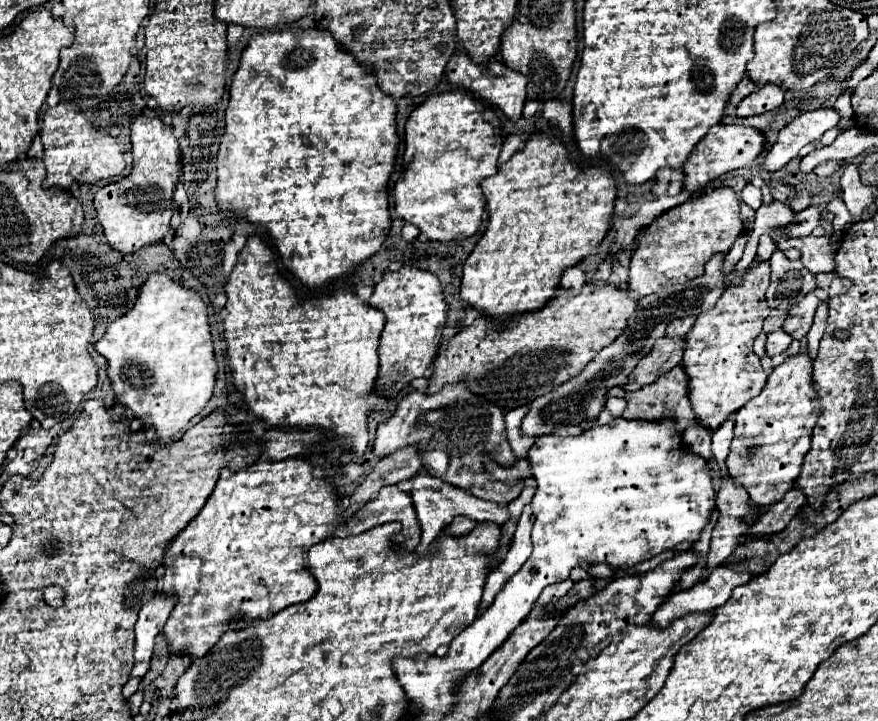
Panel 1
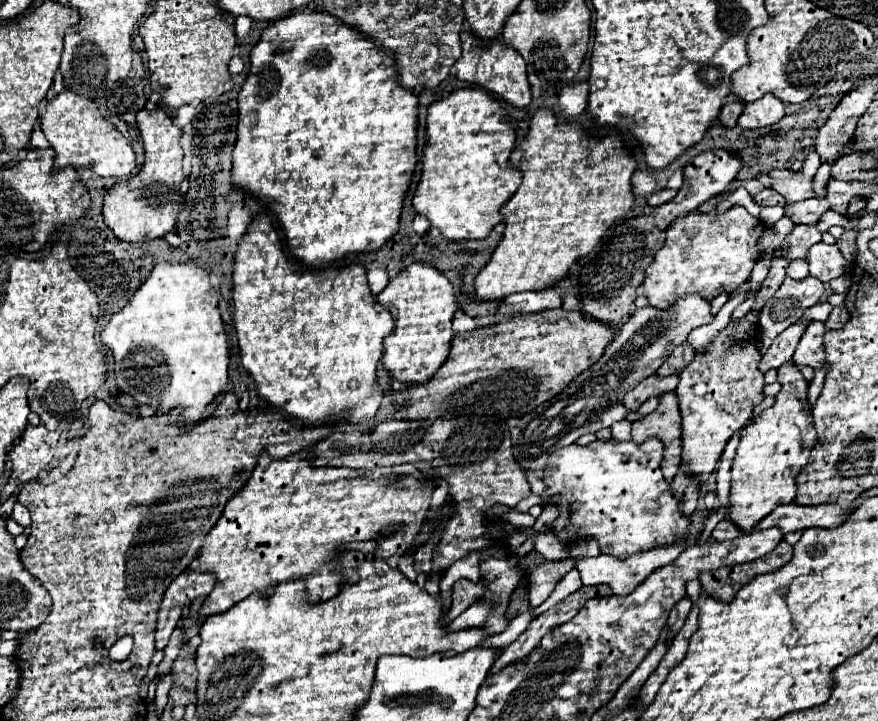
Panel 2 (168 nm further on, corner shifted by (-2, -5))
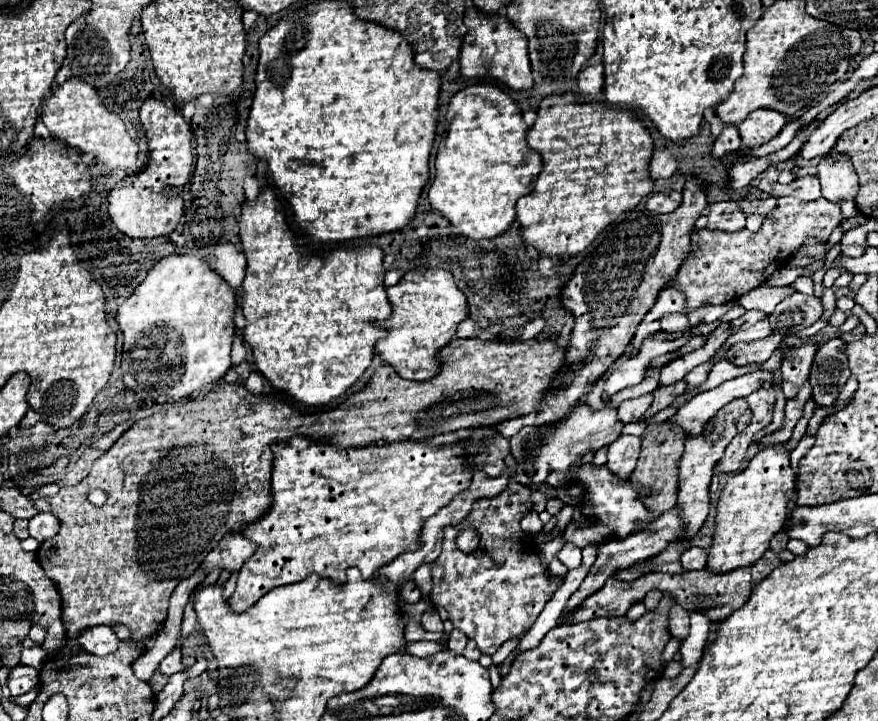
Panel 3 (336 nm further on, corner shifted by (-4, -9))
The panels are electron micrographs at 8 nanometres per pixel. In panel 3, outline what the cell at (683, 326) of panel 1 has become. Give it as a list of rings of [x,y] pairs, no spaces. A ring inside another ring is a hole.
[[[679,380],[679,382],[669,384],[669,386],[657,386],[657,388],[653,390],[655,400],[653,400],[653,404],[649,406],[649,410],[645,412],[645,418],[651,418],[651,416],[653,416],[653,414],[657,414],[659,410],[667,408],[667,406],[675,400],[675,396],[683,394],[683,390],[685,390],[685,388],[687,388],[687,382],[685,382],[685,380]]]

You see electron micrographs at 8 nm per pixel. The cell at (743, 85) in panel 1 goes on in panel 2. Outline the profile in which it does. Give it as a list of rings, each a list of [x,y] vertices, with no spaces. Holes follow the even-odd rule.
[[[733,100],[733,102],[727,102],[723,108],[721,108],[721,114],[719,114],[719,122],[721,126],[725,128],[733,128],[737,124],[737,118],[741,116],[743,112],[743,104]]]

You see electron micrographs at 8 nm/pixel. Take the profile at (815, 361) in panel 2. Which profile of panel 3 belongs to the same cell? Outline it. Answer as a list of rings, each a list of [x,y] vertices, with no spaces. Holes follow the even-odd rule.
[[[829,338],[817,348],[809,378],[813,386],[813,400],[817,402],[817,406],[833,404],[851,376],[843,346],[845,342],[841,338]]]

